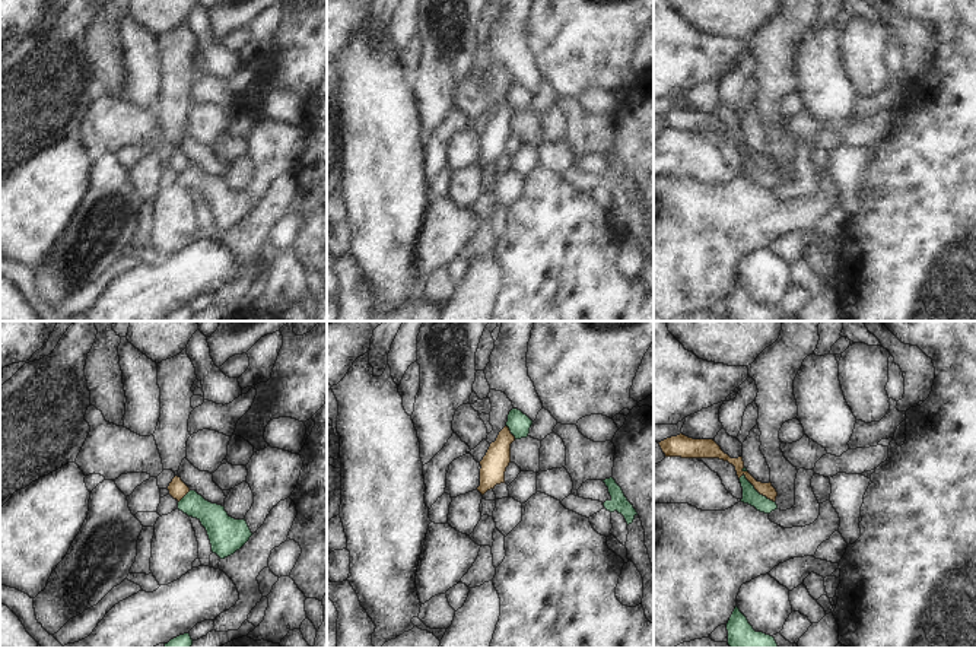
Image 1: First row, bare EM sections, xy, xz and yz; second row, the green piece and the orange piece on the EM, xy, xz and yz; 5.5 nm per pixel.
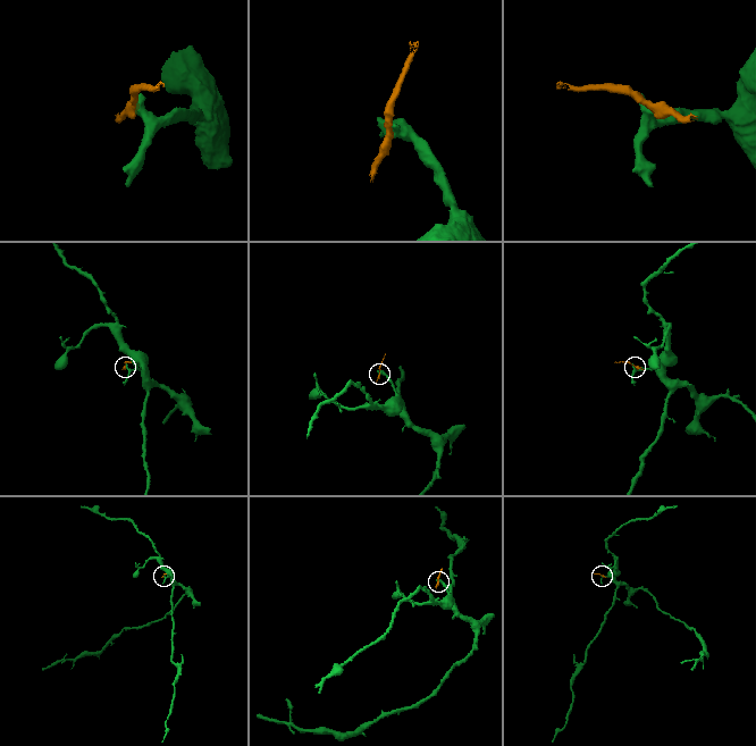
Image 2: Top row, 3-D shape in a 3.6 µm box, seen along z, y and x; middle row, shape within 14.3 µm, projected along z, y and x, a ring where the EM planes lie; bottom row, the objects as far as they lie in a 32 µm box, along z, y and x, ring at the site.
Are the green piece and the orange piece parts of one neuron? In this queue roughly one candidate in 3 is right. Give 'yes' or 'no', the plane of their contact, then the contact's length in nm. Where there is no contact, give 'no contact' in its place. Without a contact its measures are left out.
no | yz | 260 nm

